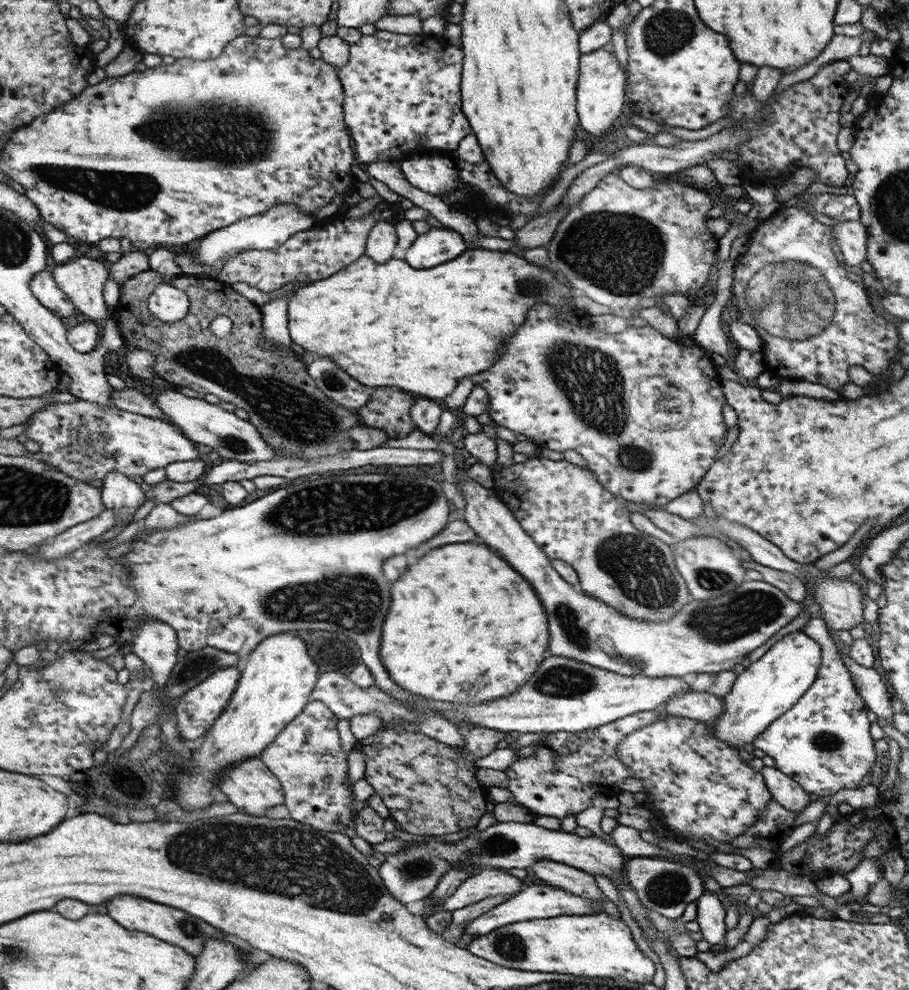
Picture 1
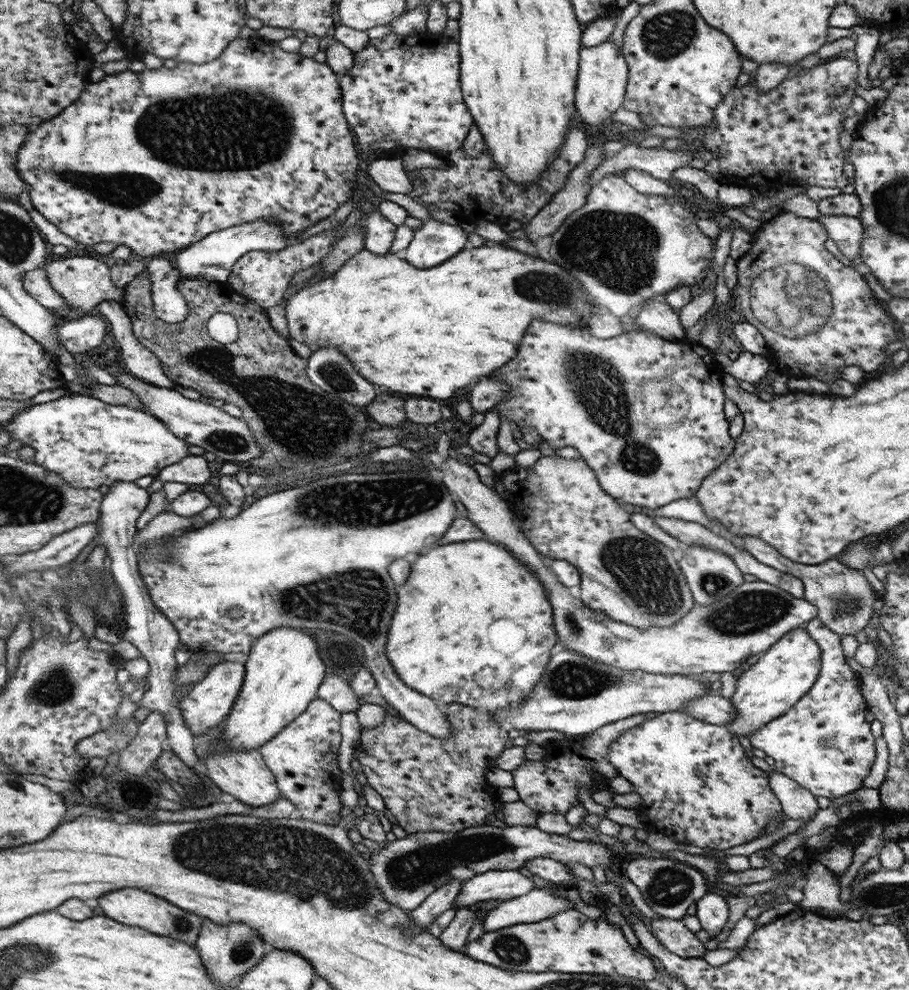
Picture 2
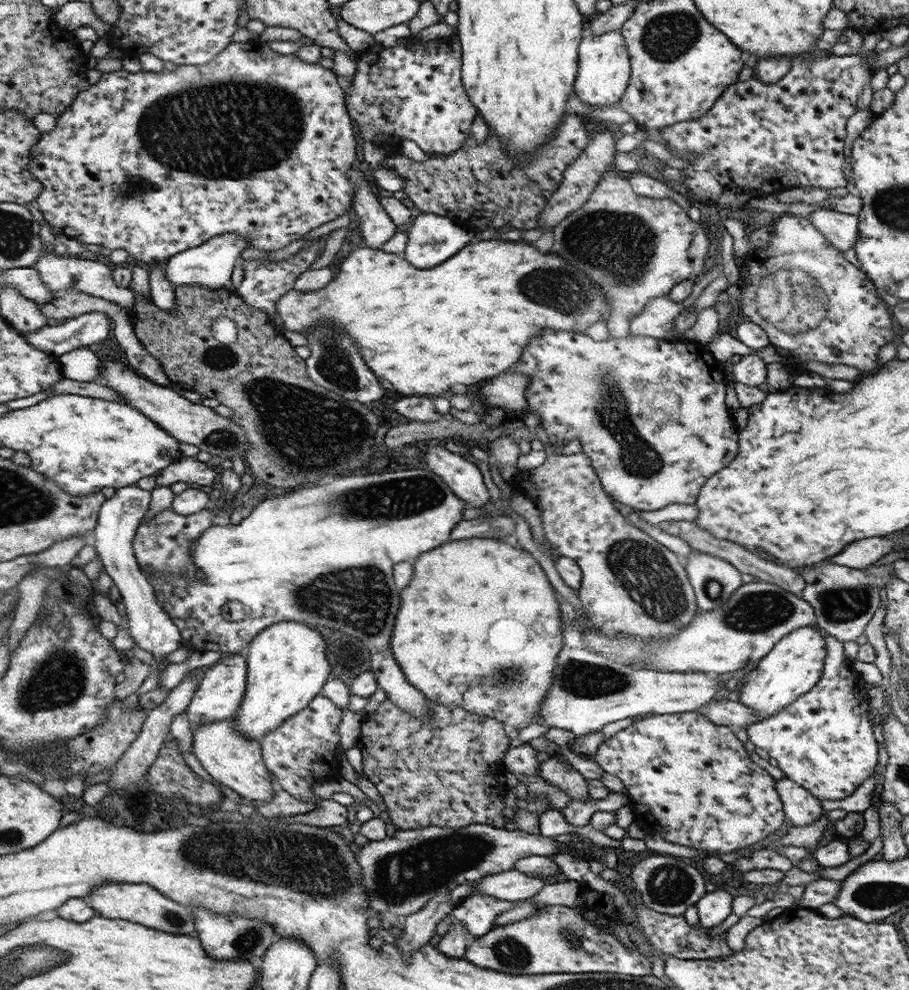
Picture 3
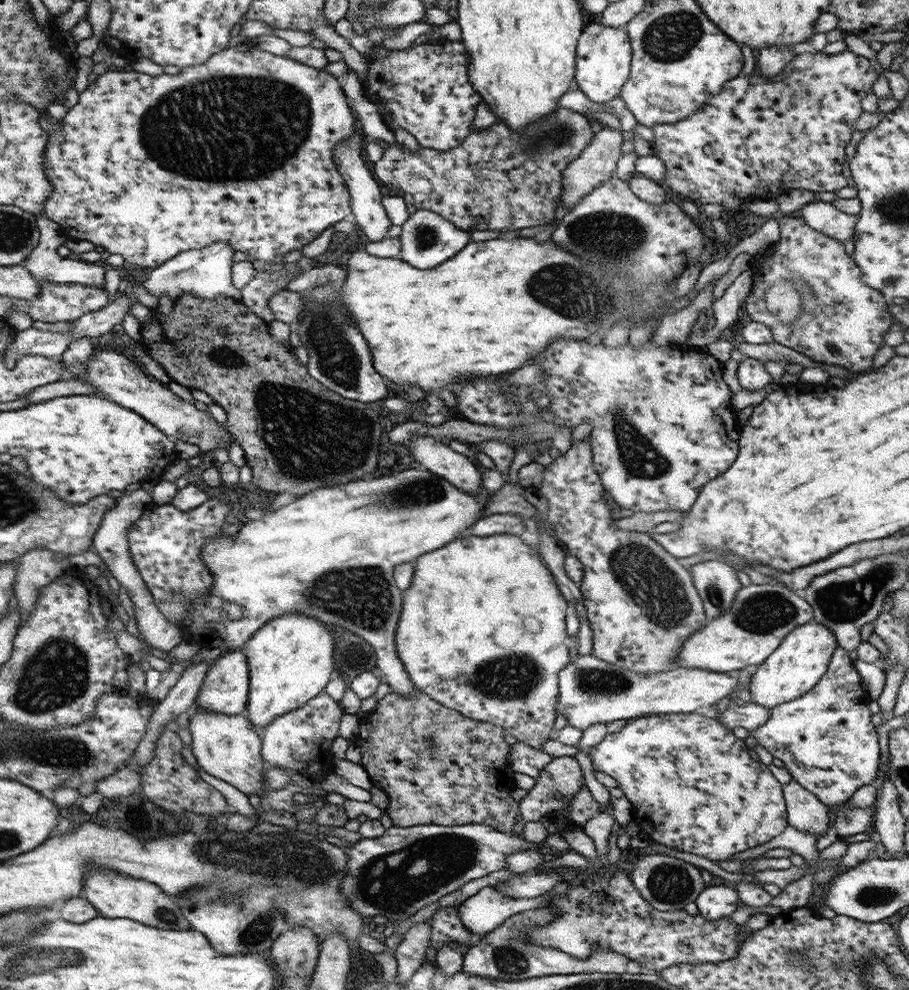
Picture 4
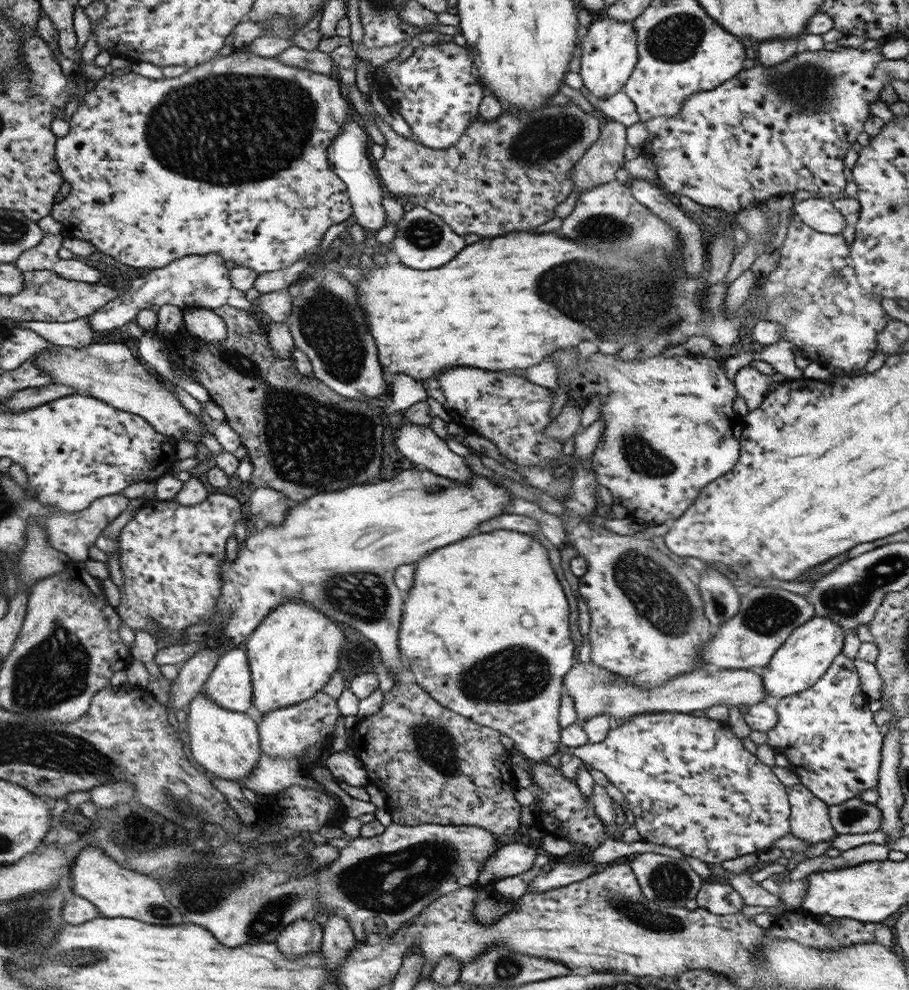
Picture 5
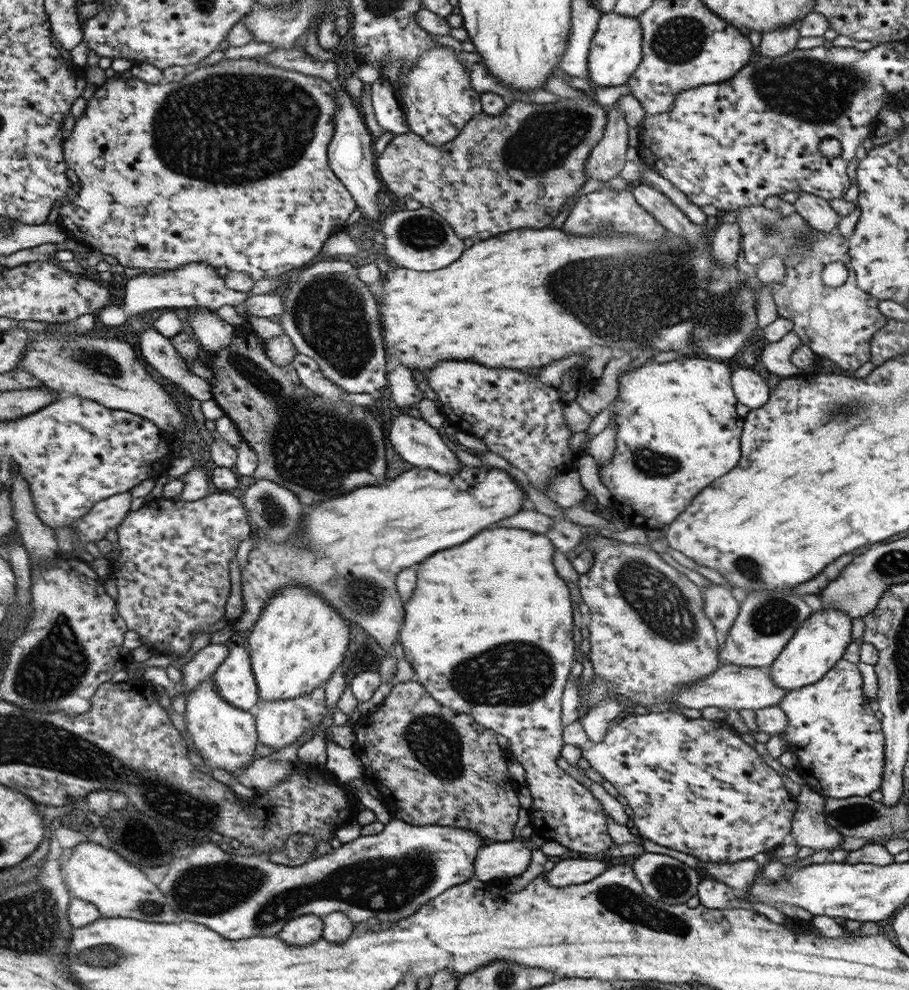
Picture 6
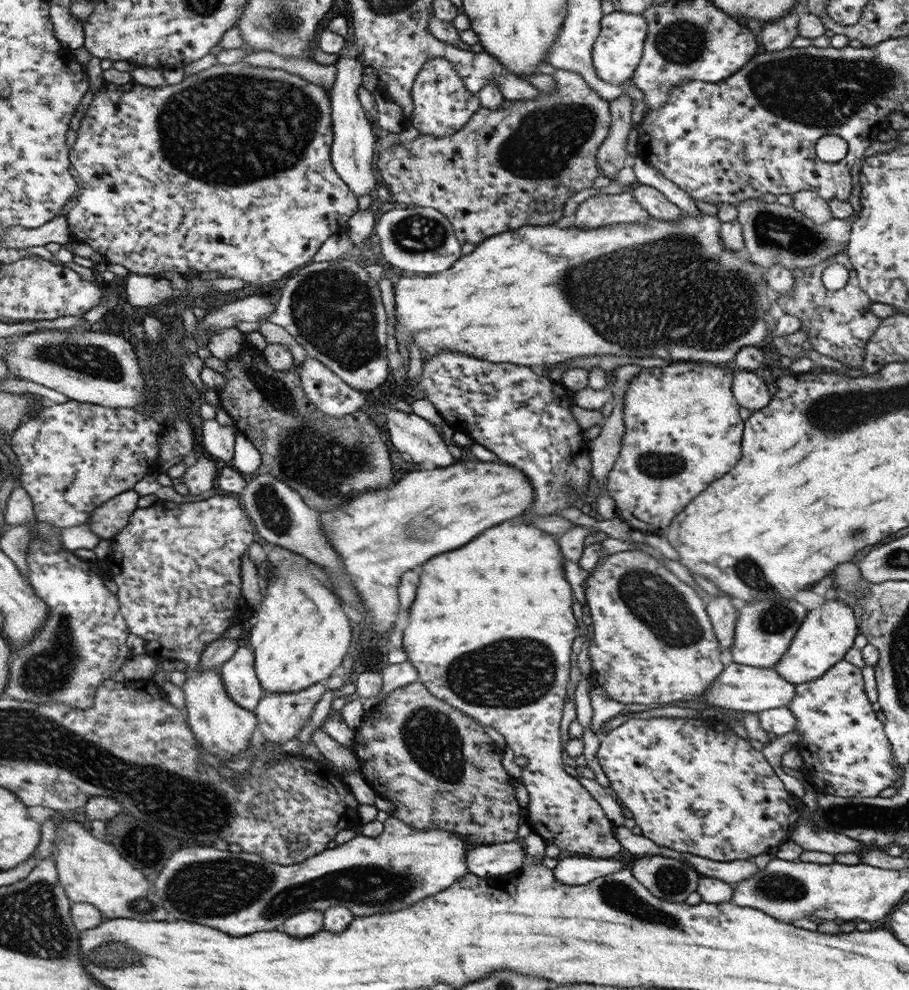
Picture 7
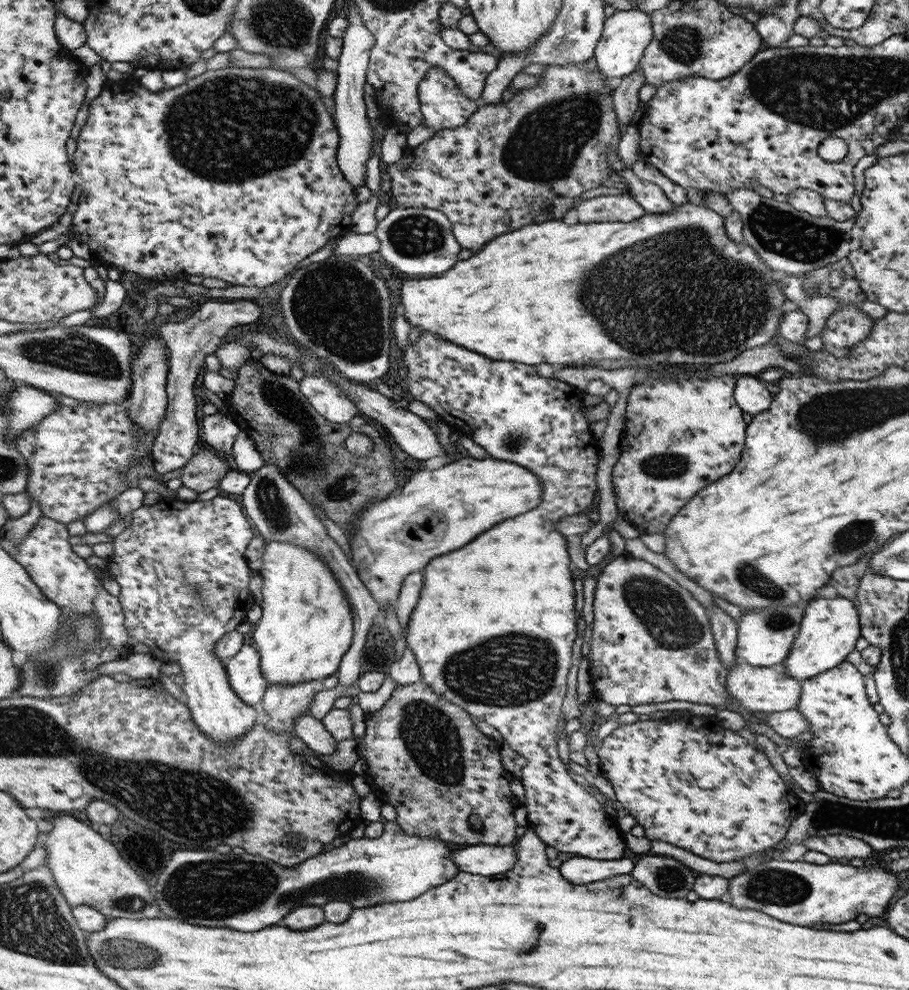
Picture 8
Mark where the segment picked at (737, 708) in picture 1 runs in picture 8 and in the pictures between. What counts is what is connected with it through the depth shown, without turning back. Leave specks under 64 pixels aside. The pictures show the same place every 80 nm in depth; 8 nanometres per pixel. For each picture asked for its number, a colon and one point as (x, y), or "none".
2: (789, 669)
3: (794, 666)
4: (797, 665)
5: (807, 654)
6: (820, 642)
7: (828, 632)
8: (830, 628)

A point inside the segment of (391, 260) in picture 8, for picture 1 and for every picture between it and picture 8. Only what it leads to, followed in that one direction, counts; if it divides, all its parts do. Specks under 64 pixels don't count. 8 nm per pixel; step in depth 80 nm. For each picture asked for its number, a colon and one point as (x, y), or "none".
1: (437, 246)
2: (434, 242)
3: (432, 239)
4: (427, 239)
5: (423, 240)
6: (417, 238)
7: (417, 239)

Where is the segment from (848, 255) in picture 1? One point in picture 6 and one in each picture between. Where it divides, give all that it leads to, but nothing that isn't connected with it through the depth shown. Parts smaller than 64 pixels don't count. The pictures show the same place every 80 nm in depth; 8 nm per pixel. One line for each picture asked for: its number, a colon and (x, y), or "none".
2: (845, 232)
3: (841, 230)
4: (823, 217)
5: (819, 214)
6: (817, 212)

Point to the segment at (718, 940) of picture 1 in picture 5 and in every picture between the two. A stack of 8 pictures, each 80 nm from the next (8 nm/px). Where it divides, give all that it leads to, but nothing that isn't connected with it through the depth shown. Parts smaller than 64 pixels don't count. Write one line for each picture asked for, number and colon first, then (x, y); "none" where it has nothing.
2: (712, 910)
3: (714, 907)
4: (716, 901)
5: (721, 899)

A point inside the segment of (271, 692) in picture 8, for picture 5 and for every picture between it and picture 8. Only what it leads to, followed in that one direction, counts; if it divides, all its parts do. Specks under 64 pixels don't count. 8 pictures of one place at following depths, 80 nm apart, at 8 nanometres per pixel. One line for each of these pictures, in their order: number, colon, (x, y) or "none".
5: (286, 733)
6: (279, 723)
7: (280, 717)

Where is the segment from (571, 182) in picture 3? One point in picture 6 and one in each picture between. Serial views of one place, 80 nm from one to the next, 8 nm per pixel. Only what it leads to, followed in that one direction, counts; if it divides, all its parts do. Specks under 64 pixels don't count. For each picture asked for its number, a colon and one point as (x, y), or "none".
4: (597, 162)
5: (599, 165)
6: (606, 161)

